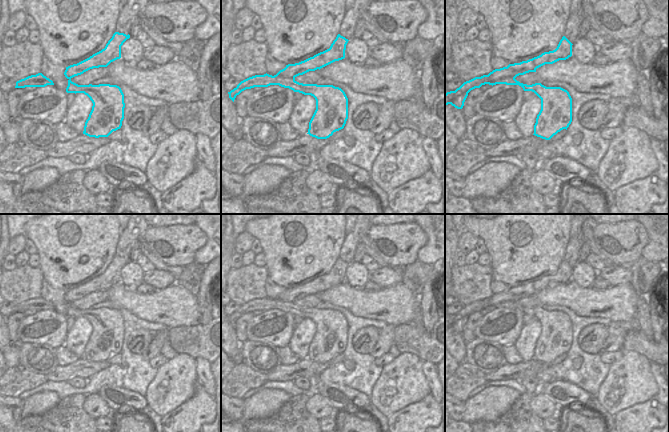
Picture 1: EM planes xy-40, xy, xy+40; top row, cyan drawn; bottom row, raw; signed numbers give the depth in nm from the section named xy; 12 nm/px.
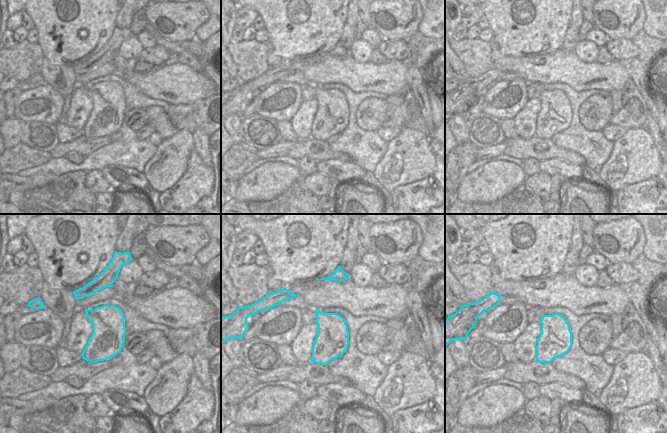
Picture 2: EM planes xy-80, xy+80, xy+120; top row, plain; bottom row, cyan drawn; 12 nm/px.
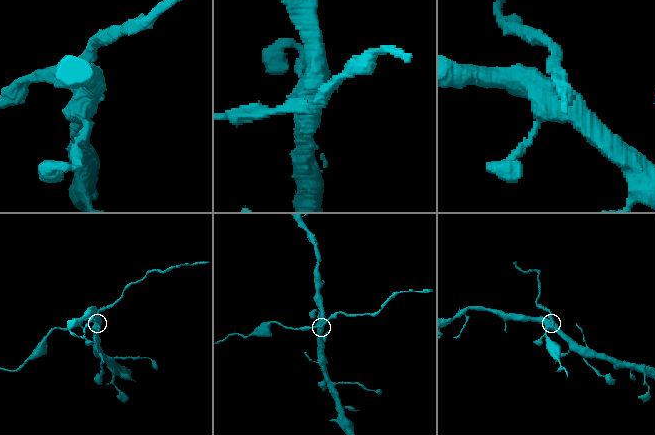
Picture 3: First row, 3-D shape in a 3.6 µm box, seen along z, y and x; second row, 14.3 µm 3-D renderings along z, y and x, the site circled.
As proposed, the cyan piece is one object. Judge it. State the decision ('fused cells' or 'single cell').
fused cells

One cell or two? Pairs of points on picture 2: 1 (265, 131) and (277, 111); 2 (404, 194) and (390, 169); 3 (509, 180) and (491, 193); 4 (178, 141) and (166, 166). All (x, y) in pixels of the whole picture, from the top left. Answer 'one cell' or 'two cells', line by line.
1: two cells
2: two cells
3: one cell
4: one cell

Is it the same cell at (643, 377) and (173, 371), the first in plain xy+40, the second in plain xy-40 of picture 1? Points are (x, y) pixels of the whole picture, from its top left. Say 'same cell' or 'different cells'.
same cell

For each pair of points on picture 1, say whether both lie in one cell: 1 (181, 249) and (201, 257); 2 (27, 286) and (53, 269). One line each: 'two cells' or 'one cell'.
1: two cells
2: two cells

